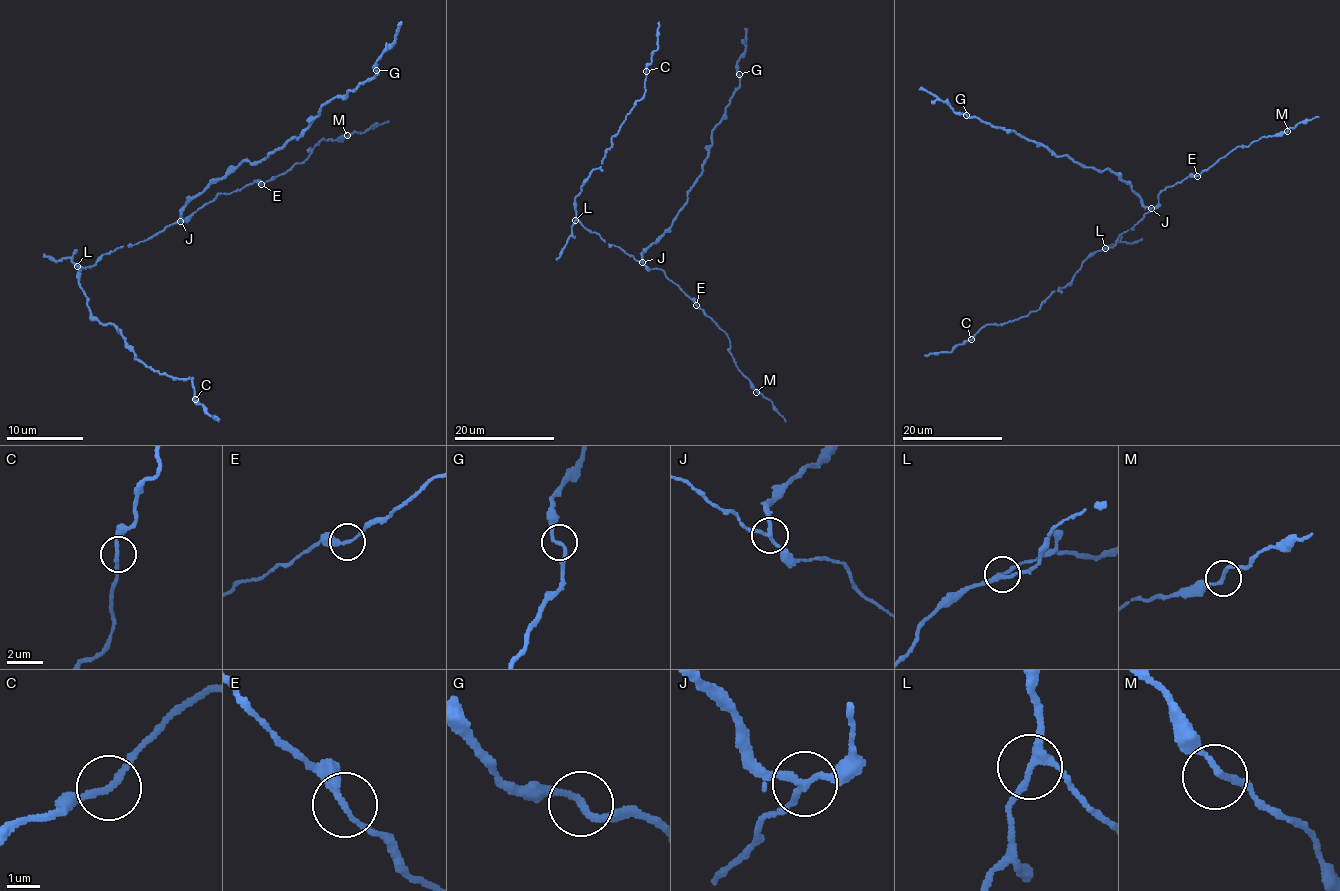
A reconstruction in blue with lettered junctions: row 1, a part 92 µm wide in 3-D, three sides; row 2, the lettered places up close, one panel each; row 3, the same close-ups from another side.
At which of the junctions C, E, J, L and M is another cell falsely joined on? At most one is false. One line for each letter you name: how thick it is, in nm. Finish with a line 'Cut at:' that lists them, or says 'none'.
J: Thickness 180 nm
Cut at: J

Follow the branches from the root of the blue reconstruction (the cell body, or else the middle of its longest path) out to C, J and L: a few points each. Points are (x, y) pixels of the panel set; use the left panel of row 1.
C: (163, 229), (81, 267), (78, 284), (91, 315), (121, 332), (135, 358), (165, 375), (192, 378), (195, 399)
J: (163, 229), (180, 220)
L: (163, 229), (134, 245), (106, 252), (89, 267), (77, 266)

